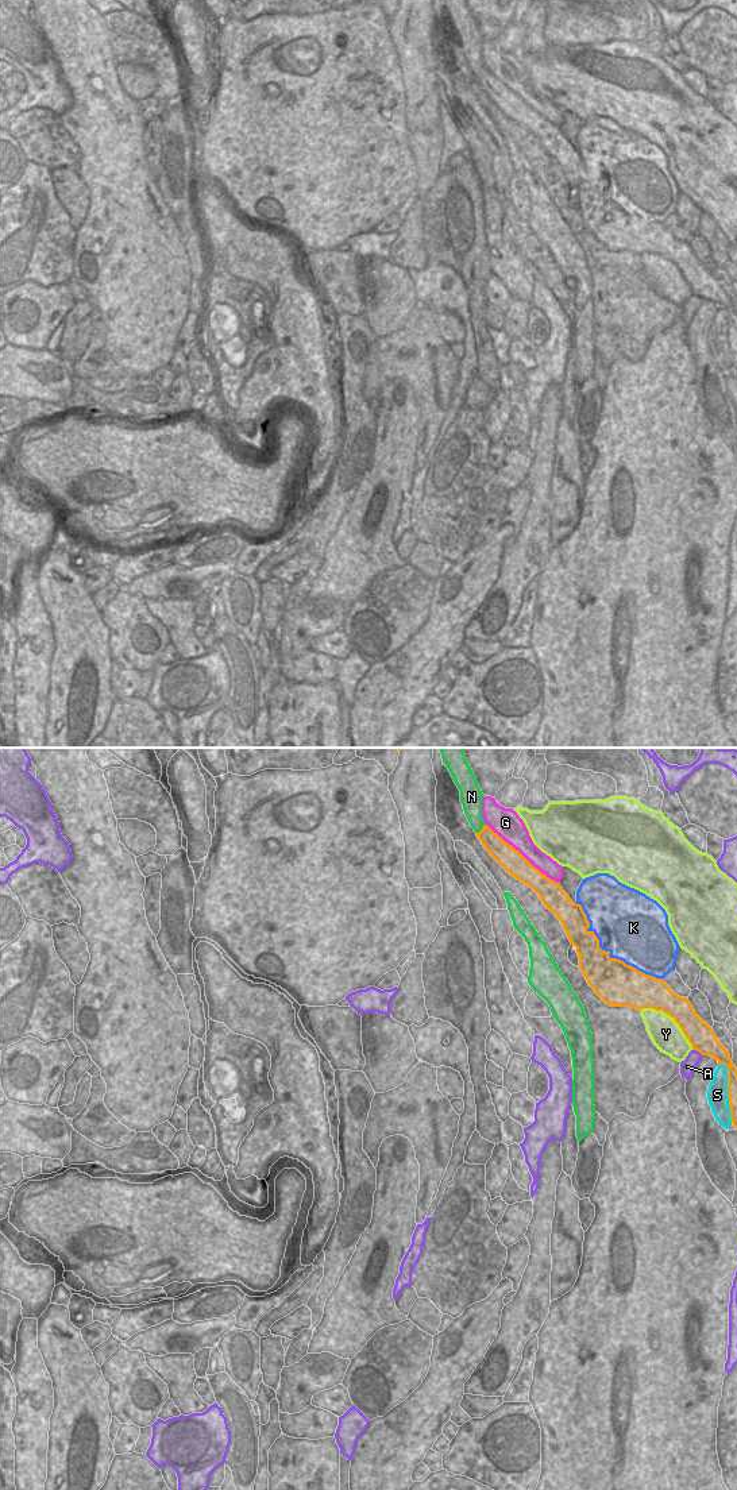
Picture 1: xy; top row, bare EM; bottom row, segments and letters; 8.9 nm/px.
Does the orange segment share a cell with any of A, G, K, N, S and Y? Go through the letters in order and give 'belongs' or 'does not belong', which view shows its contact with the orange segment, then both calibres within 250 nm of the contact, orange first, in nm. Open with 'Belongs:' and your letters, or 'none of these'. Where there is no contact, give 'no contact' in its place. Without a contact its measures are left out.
Belongs: none of these
A: does not belong | xy | 240/140 nm
G: does not belong | xy | 200/240 nm
K: does not belong | xy | 380/480 nm
N: does not belong | xy | 190/170 nm
S: does not belong | xy | 100/180 nm
Y: does not belong | xy | 260/280 nm

